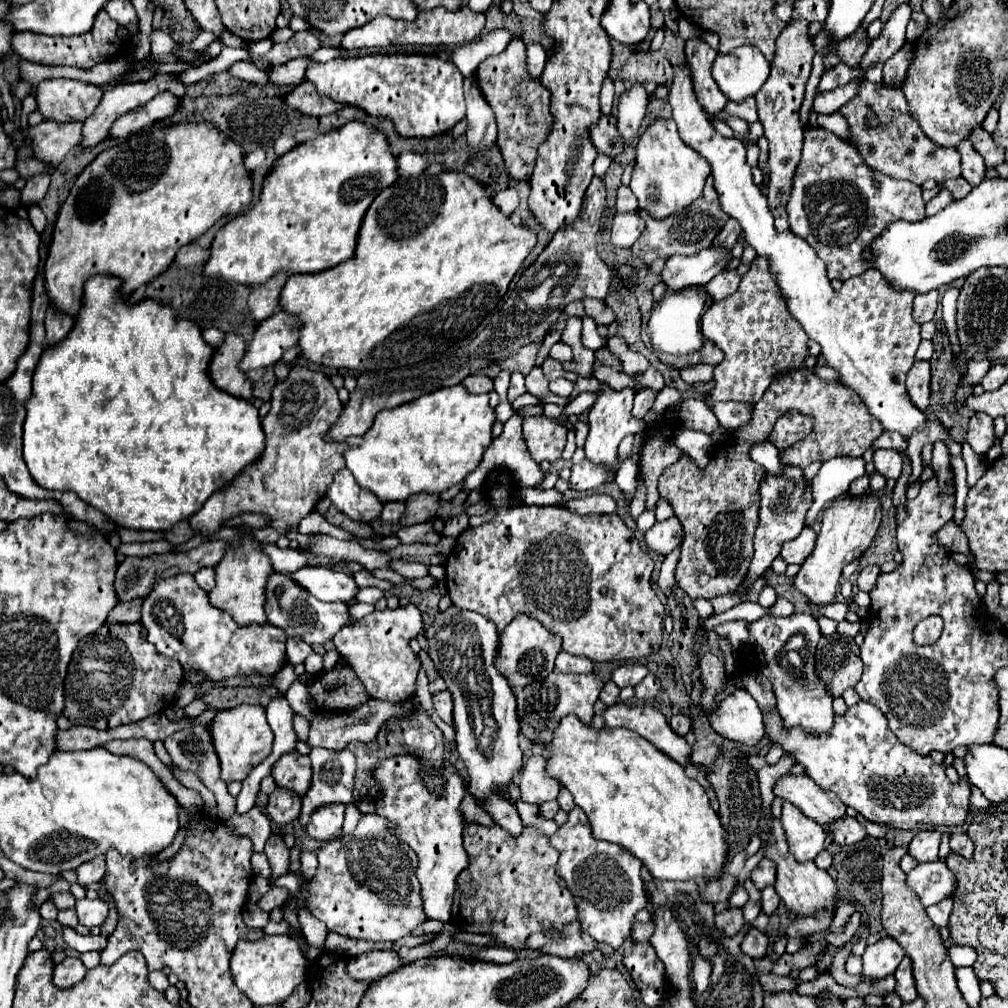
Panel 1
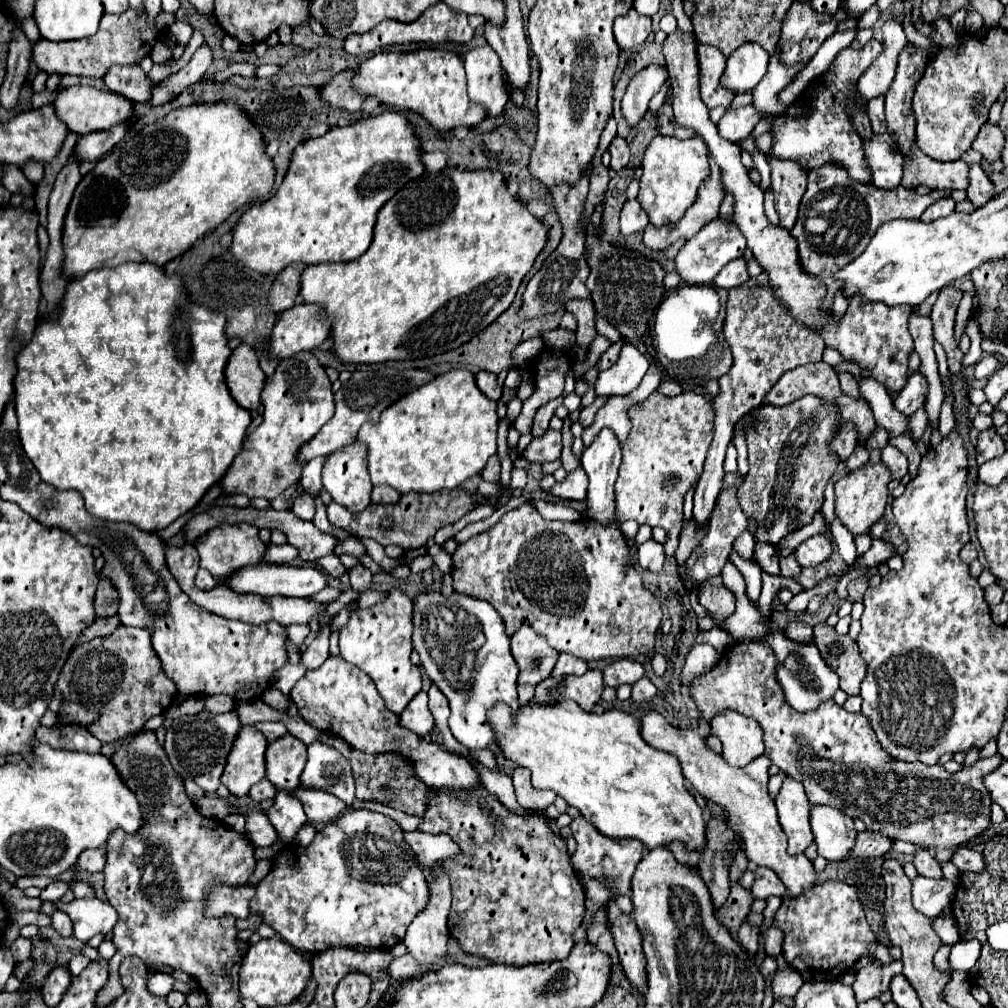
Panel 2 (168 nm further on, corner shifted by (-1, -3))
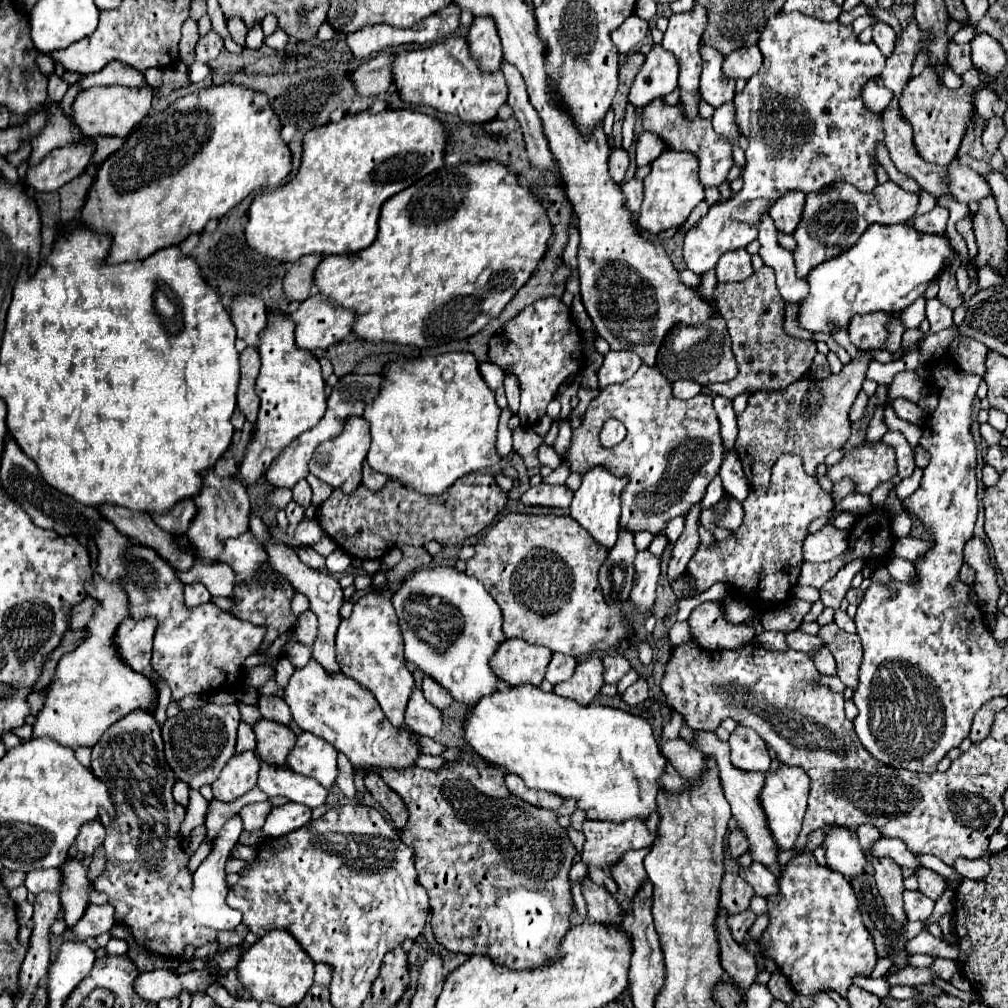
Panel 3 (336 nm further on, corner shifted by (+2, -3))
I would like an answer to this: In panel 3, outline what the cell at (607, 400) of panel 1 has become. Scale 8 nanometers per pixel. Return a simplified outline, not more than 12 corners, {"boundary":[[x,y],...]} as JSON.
{"boundary":[[607,468],[583,474],[571,502],[575,518],[613,548],[619,494],[627,480]]}

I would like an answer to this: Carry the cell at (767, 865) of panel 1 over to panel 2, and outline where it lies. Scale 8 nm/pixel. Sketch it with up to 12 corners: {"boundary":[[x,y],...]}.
{"boundary":[[770,868],[754,870],[752,896],[784,896],[776,872]]}

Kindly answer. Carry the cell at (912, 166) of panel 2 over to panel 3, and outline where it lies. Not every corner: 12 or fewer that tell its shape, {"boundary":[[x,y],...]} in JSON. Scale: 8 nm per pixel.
{"boundary":[[949,166],[949,192],[969,204],[989,196],[987,180],[969,166]]}

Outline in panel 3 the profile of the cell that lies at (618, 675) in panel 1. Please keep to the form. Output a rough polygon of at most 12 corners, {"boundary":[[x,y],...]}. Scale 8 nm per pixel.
{"boundary":[[605,656],[603,680],[617,684],[631,670],[623,656]]}

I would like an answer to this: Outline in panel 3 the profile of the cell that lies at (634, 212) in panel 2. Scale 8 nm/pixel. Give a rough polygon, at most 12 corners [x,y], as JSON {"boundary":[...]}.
{"boundary":[[643,180],[623,184],[625,206],[639,214],[643,200]]}

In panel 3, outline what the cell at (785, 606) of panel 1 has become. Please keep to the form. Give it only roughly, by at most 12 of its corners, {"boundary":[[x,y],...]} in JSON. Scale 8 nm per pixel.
{"boundary":[[827,648],[811,654],[821,674],[835,674],[835,660]]}

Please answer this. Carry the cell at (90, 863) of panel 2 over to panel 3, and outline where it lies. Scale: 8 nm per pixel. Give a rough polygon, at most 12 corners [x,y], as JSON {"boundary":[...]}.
{"boundary":[[99,820],[81,828],[75,846],[81,856],[93,856],[105,840]]}

